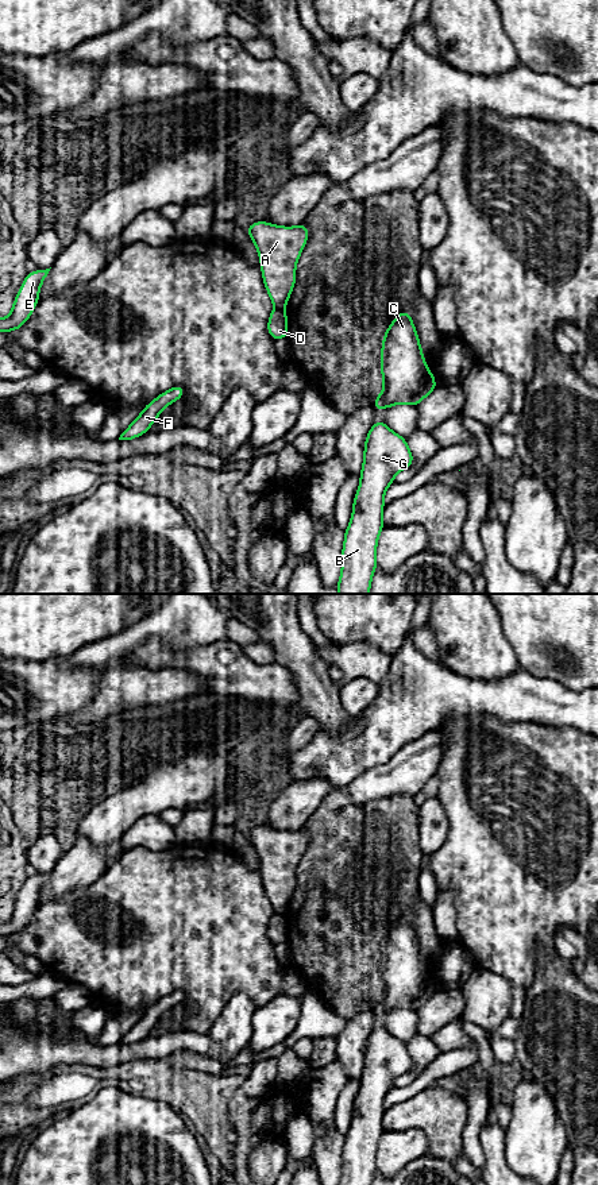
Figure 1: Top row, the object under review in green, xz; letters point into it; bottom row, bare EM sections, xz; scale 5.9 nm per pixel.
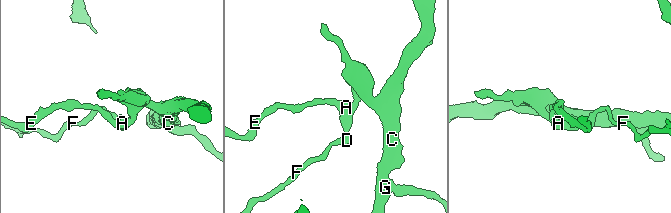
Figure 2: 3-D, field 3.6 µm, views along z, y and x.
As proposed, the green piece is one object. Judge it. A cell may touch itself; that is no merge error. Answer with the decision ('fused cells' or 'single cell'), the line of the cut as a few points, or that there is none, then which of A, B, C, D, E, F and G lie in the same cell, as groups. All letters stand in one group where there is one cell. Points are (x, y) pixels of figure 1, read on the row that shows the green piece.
fused cells | xz (276, 308), (282, 309) | A B C E G / D F

